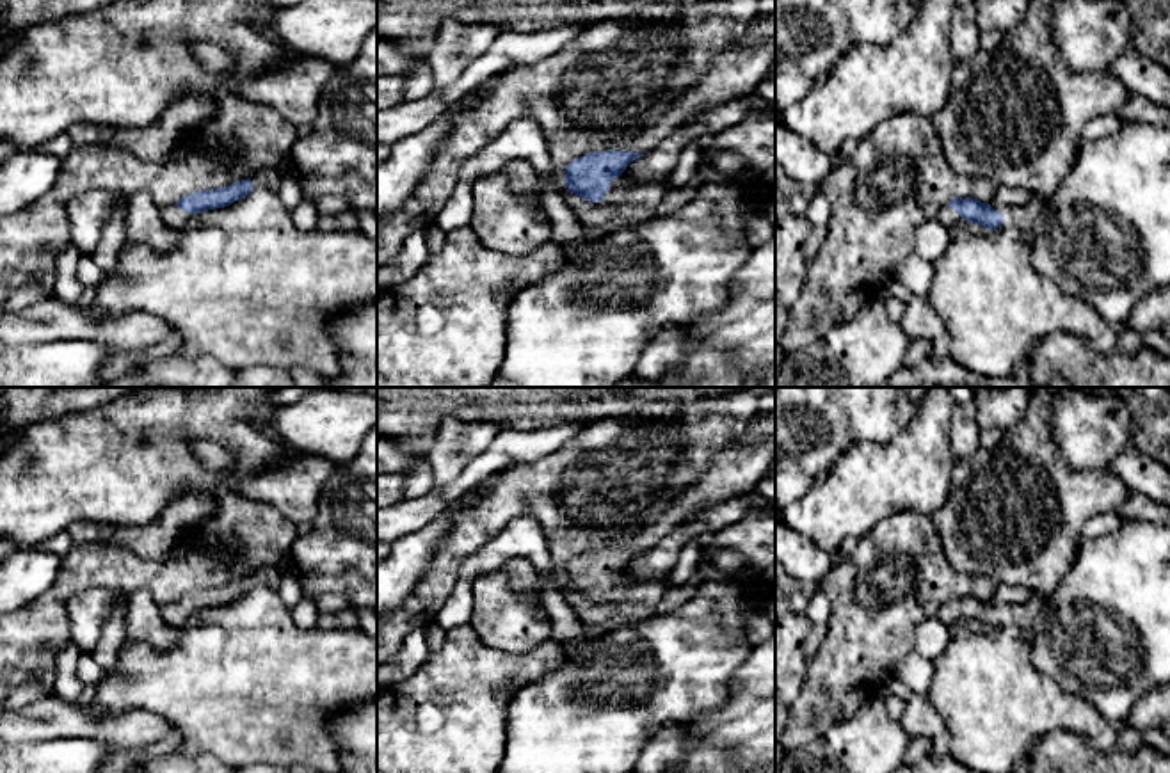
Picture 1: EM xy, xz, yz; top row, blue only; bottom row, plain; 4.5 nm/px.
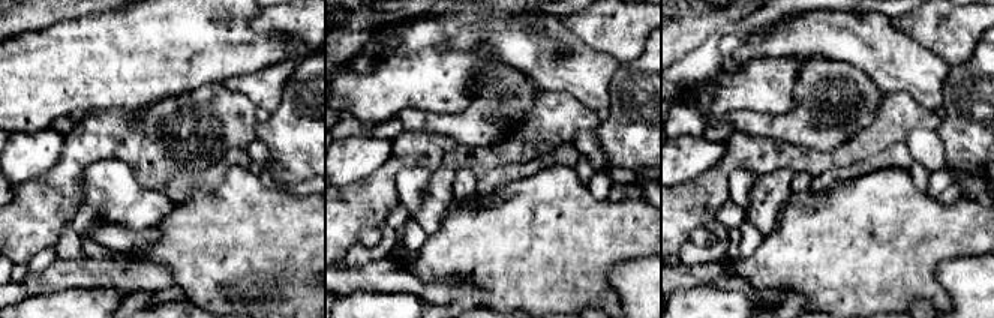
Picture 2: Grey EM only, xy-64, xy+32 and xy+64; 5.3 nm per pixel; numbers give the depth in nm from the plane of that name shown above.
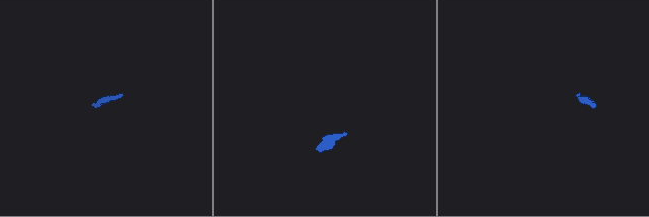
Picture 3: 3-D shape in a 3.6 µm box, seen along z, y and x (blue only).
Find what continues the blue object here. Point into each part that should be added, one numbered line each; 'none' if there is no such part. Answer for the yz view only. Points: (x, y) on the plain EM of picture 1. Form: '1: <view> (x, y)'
1: yz (946, 612)

